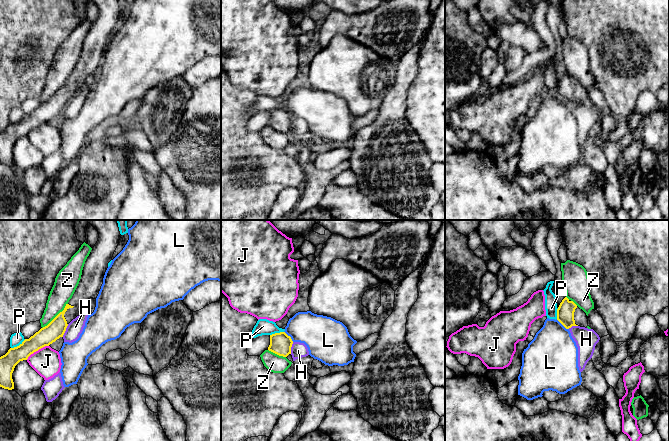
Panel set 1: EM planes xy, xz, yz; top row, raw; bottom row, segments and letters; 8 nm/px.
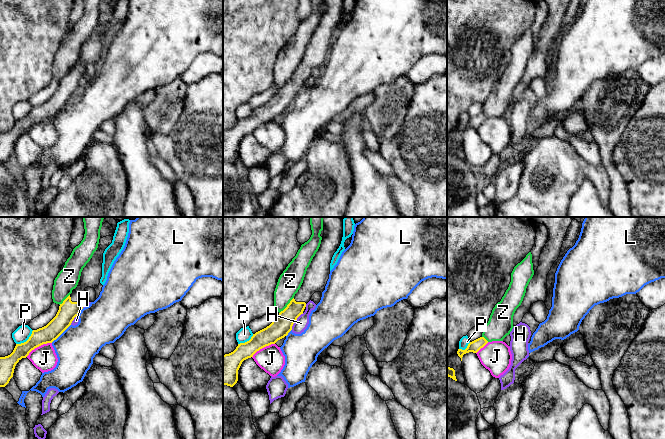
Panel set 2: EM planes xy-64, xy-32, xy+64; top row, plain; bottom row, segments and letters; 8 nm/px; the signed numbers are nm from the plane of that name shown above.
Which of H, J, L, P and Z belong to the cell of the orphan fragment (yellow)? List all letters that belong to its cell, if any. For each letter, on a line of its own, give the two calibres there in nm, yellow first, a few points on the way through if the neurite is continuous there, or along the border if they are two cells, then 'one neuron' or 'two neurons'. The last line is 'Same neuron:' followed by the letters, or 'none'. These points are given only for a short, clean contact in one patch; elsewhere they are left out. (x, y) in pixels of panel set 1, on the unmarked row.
H: 150/120 nm | along xy (68, 100), (62, 112) | two neurons
J: 150/220 nm | two neurons
L: 140/400 nm | two neurons
P: 150/100 nm | two neurons
Z: 150/180 nm | two neurons
Same neuron: none

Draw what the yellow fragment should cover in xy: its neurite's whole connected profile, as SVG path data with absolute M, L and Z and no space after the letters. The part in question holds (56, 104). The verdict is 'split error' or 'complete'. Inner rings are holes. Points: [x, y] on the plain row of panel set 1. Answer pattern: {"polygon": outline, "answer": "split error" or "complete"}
{"polygon": "M118 0L91 1L98 7L99 14L85 37L81 55L72 74L47 102L0 133L0 163L14 165L12 149L15 142L20 137L27 136L34 128L63 113L68 100L80 91L85 78L90 74L97 74L108 39L112 36L122 11Z", "answer": "split error"}

